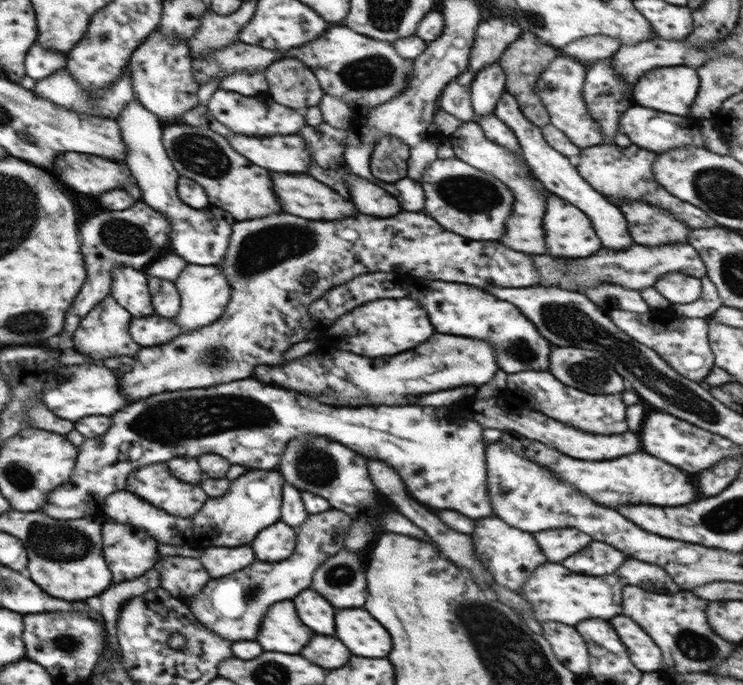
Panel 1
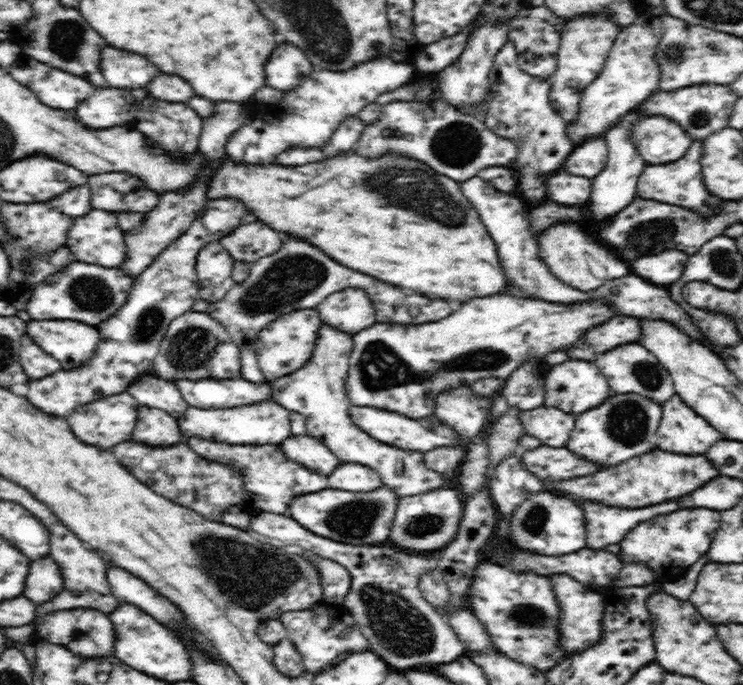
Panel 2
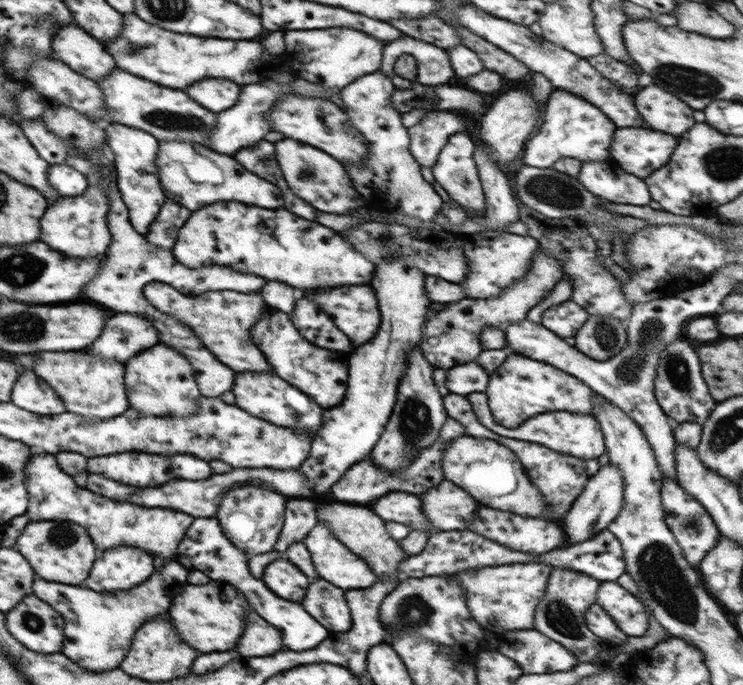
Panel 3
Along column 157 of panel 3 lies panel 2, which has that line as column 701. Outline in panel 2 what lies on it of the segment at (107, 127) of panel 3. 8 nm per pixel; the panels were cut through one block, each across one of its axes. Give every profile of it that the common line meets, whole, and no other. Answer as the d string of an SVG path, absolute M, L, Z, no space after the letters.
M698 139L693 141L682 158L668 164L646 166L638 178L637 196L643 199L690 208L690 210L702 214L702 216L712 216L712 214L720 212L722 206L726 204L726 200L706 192L704 178L700 176L702 152L704 152L704 140Z

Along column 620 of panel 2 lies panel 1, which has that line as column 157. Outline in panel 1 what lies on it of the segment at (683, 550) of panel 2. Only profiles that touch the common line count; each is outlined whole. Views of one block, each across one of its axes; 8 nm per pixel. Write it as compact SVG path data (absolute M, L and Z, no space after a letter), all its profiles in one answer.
M112 520L102 523L101 530L104 556L114 583L142 576L159 560L160 543L148 532Z

